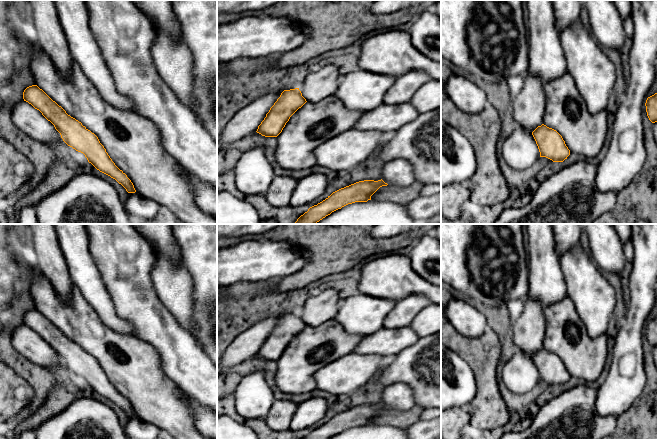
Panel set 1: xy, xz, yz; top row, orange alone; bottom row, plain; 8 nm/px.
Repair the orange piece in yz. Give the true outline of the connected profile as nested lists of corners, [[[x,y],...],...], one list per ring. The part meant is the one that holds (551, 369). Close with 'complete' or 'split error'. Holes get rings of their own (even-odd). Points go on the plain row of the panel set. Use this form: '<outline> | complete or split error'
[[[568,296],[544,313],[543,348],[532,356],[540,381],[553,386],[563,386],[571,377],[581,383],[595,382],[607,360],[607,334],[591,338]]] | split error

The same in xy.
[[[34,268],[34,271],[36,276],[32,279],[29,291],[35,308],[24,314],[23,323],[54,349],[68,370],[83,377],[89,387],[100,396],[115,403],[128,417],[137,416],[157,426],[160,431],[169,433],[174,439],[209,439],[195,429],[194,410],[189,404],[191,396],[166,376],[159,362],[158,353],[151,345],[134,336],[117,333],[106,326],[74,283],[72,299],[68,304],[53,289],[51,282],[39,268]]] | split error

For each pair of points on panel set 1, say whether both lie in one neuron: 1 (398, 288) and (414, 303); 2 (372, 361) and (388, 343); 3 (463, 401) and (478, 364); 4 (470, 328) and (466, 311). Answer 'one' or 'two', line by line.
1: two
2: two
3: two
4: one

